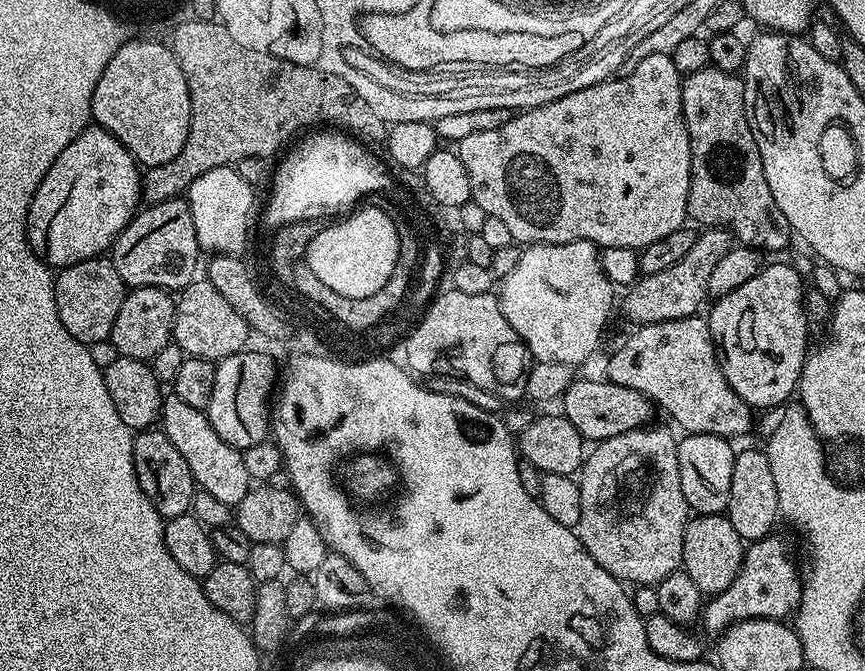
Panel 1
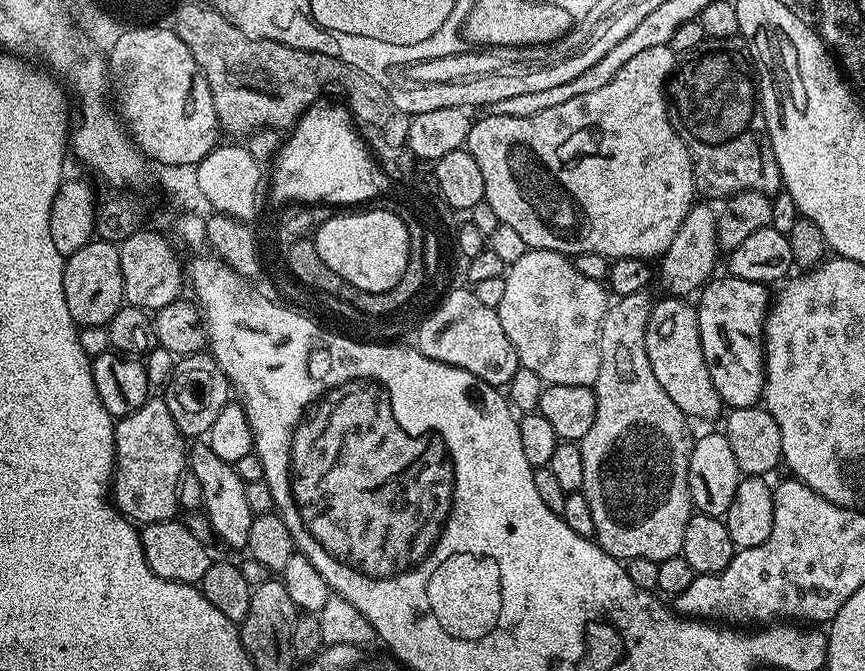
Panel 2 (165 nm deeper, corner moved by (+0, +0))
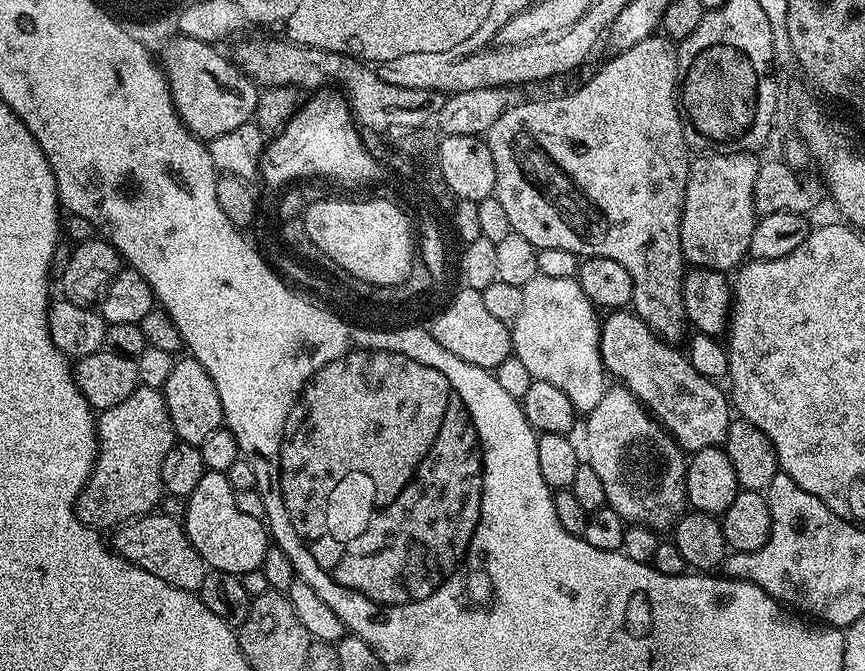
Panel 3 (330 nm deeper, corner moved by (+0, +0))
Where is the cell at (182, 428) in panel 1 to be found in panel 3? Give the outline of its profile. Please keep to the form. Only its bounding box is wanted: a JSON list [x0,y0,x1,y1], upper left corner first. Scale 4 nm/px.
[182,471,270,574]

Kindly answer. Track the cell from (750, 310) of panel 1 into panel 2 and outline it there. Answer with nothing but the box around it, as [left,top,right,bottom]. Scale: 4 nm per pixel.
[695,276,770,409]

